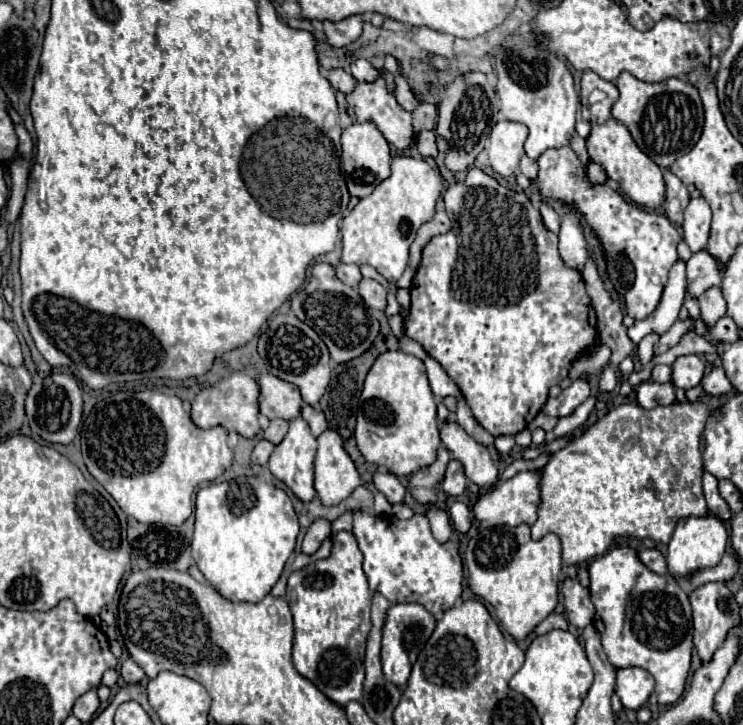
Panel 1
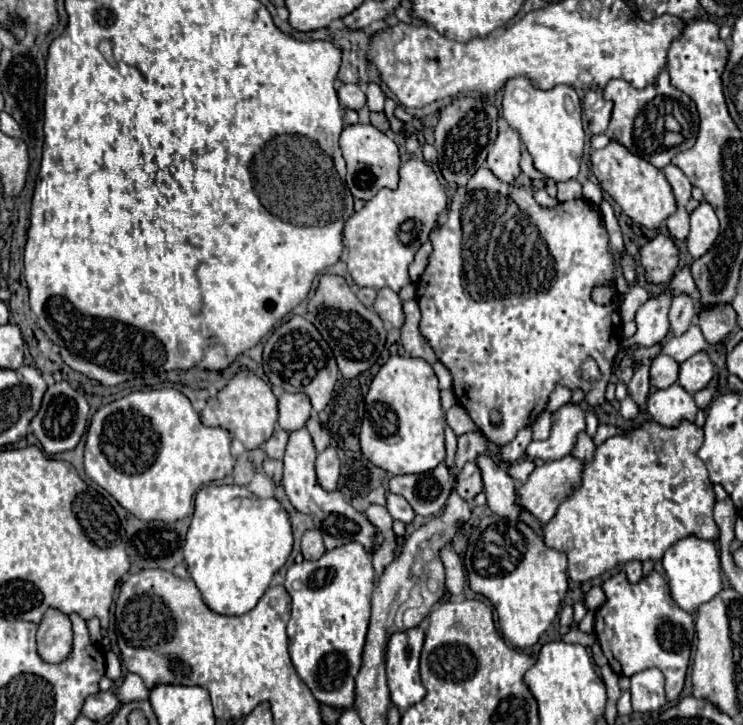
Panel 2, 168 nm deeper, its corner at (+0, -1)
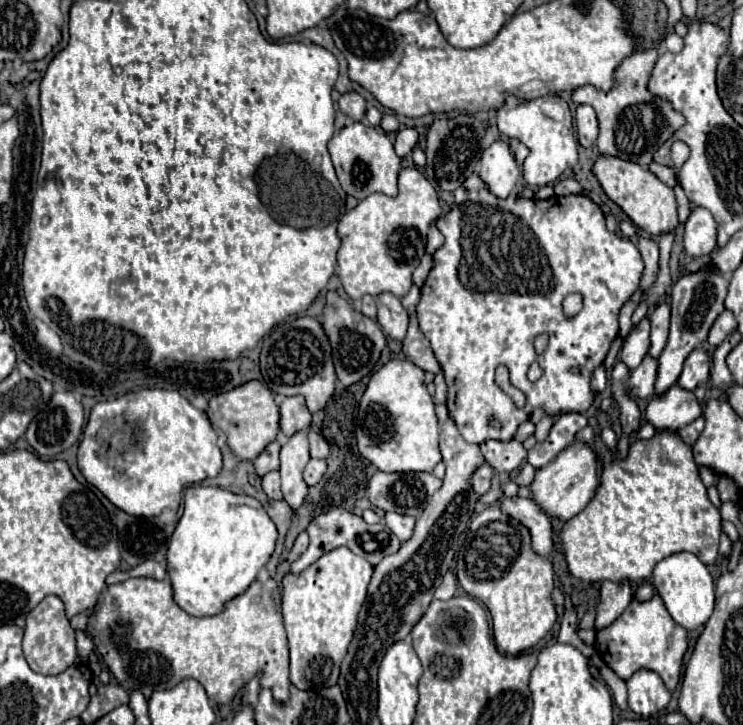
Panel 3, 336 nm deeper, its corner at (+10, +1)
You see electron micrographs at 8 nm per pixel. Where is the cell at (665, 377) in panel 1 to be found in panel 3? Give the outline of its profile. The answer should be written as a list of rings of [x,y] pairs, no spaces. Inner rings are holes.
[[[649,354],[643,358],[643,362],[631,370],[629,380],[627,380],[627,388],[631,392],[631,396],[637,398],[651,398],[653,396],[653,386],[655,386],[655,378],[657,378],[657,360],[651,358]]]

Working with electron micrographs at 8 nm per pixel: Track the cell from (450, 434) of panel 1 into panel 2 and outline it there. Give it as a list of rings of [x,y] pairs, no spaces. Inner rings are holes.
[[[489,454],[477,456],[475,464],[481,470],[483,476],[483,492],[487,496],[487,506],[497,514],[497,516],[507,516],[507,518],[517,518],[523,520],[525,524],[529,524],[537,534],[541,534],[539,530],[539,522],[523,512],[517,504],[515,504],[515,484],[513,478],[507,474],[507,470],[503,466],[499,466],[499,462],[495,462]]]

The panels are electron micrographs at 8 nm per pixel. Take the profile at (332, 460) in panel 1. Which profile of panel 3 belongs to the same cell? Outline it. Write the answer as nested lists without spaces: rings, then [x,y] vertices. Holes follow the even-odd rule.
[[[311,460],[311,462],[307,464],[305,472],[303,472],[303,480],[305,480],[305,482],[307,482],[307,486],[311,488],[311,486],[315,486],[315,484],[323,478],[325,470],[327,470],[325,460]]]

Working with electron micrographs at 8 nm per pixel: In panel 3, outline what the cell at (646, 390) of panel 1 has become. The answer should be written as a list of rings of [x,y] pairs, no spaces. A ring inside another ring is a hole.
[[[681,386],[669,388],[661,398],[653,398],[647,406],[647,420],[657,430],[677,430],[691,424],[703,414],[701,402],[693,392]]]

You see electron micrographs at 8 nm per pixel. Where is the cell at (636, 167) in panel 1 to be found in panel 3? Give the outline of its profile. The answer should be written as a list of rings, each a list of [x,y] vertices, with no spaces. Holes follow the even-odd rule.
[[[599,156],[599,160],[593,166],[593,172],[599,178],[605,194],[617,206],[621,206],[621,210],[647,234],[659,236],[665,232],[673,232],[679,226],[677,202],[675,202],[673,190],[667,184],[663,184],[649,170],[645,170],[629,160],[621,160],[621,158],[613,158],[613,156]]]

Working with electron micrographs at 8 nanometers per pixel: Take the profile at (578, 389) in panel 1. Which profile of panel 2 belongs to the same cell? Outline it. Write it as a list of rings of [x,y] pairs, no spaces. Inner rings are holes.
[[[567,402],[551,414],[553,428],[551,436],[543,442],[533,440],[527,446],[527,456],[533,460],[559,460],[567,456],[577,440],[577,434],[585,430],[583,408],[579,404]]]

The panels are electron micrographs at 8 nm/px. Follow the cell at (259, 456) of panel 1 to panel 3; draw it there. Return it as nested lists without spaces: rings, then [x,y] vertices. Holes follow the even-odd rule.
[[[269,472],[263,476],[263,490],[269,498],[273,500],[283,500],[281,494],[281,482],[279,482],[279,472]]]

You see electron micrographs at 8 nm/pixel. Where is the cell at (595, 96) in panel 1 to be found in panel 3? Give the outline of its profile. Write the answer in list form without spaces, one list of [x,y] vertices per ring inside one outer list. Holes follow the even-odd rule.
[[[577,106],[575,112],[575,126],[577,126],[577,136],[579,144],[583,148],[593,148],[599,128],[597,128],[597,116],[591,106]]]

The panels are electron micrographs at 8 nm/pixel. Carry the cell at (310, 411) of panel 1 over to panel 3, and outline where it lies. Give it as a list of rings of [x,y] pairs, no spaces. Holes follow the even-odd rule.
[[[309,430],[309,444],[311,444],[311,458],[327,460],[327,456],[329,456],[329,444],[327,444],[327,440],[321,434]]]

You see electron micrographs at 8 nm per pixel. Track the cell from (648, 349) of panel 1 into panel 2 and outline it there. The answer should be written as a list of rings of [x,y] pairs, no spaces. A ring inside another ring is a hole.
[[[627,394],[625,400],[621,400],[621,414],[623,414],[625,420],[633,420],[633,418],[637,418],[639,408],[637,408],[637,404],[631,400],[631,394]]]

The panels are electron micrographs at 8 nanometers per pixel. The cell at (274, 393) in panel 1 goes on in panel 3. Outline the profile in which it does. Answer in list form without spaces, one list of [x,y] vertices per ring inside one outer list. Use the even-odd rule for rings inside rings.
[[[291,396],[285,398],[279,406],[281,410],[281,432],[289,438],[299,430],[309,428],[311,424],[311,412],[305,406],[305,398],[301,396]]]

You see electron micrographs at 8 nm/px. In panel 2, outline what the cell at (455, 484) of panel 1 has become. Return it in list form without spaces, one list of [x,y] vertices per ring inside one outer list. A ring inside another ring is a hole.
[[[467,462],[463,466],[463,470],[457,474],[455,480],[455,490],[459,496],[463,496],[467,502],[471,502],[475,498],[475,494],[479,494],[483,490],[483,480],[481,480],[481,472],[477,468],[475,462]]]

